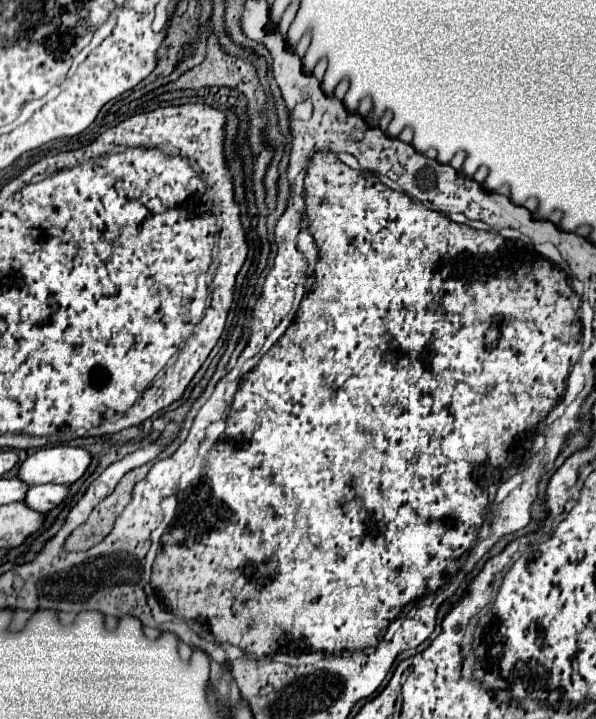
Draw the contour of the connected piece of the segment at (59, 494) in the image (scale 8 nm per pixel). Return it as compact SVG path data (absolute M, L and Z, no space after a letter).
M57 484L31 486L23 498L23 504L35 512L49 512L51 508L61 504L65 496L67 496L67 486L57 486Z

